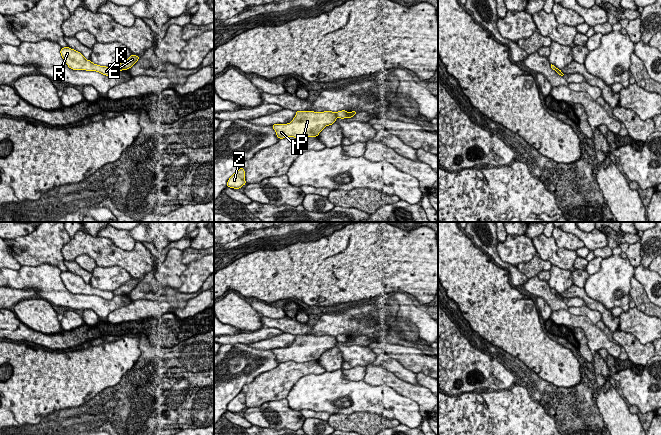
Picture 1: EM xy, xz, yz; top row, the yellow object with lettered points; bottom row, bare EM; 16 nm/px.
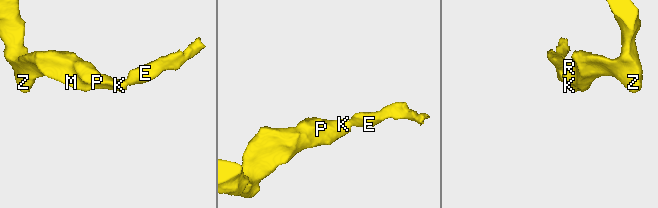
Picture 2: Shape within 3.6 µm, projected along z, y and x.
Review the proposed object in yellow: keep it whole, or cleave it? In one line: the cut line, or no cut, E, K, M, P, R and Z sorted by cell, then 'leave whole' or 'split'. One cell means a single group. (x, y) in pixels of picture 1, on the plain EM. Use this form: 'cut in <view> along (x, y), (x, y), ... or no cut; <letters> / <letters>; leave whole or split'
cut in xz along (335, 337), (337, 340); E / K M P R Z; split

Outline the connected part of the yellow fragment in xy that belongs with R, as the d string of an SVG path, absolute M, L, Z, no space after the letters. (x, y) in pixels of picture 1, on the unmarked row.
M63 271L60 277L65 287L72 294L96 295L106 300L111 300L114 297L113 292L94 288L87 284L80 276L69 271Z

